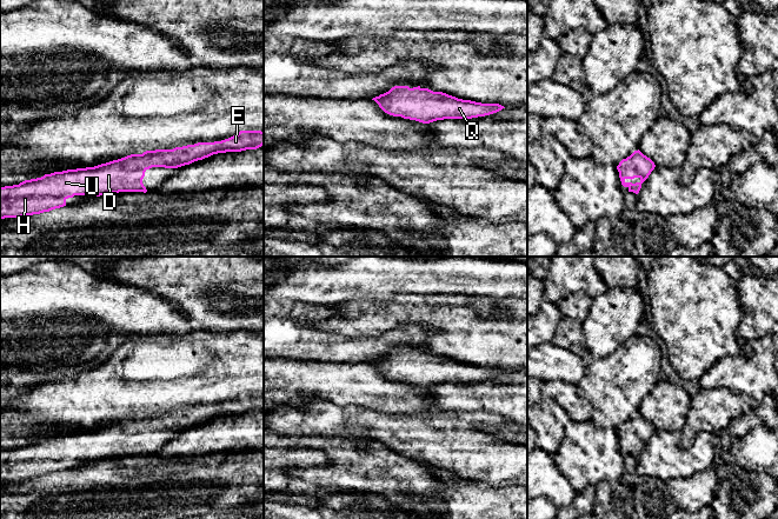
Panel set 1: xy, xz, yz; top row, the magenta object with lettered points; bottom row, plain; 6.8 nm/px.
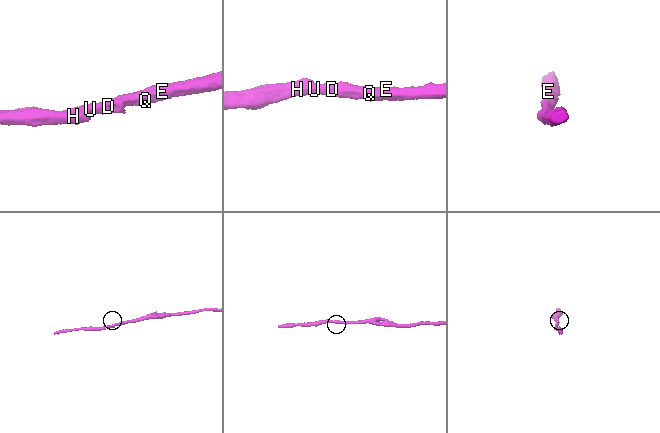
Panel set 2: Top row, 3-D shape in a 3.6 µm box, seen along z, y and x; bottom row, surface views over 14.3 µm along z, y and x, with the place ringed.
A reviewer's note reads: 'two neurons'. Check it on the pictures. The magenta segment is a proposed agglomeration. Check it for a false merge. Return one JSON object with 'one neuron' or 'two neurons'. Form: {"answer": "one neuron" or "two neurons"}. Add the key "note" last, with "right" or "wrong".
{"answer": "one neuron", "note": "wrong"}

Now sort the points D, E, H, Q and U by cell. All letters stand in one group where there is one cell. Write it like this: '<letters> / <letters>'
D E H Q U

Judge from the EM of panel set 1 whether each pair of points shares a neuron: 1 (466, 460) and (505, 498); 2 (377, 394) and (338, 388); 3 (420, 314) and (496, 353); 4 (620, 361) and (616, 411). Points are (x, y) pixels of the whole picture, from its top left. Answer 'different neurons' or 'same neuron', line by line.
1: different neurons
2: same neuron
3: same neuron
4: same neuron

